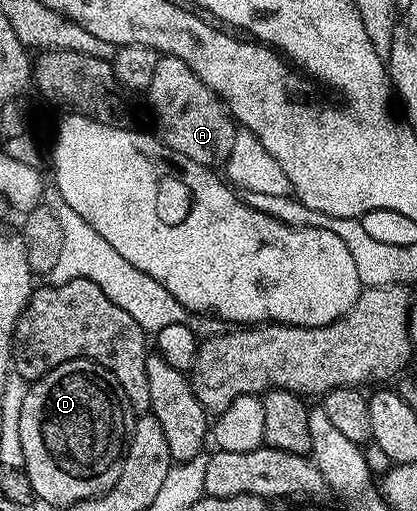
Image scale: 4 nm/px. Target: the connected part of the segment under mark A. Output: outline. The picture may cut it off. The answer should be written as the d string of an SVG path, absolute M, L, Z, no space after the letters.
M161 55L158 66L154 69L154 78L150 78L150 86L146 89L148 104L152 107L152 116L156 119L155 135L170 150L178 154L186 154L194 162L215 169L224 166L230 158L238 125L232 119L224 101L182 62L182 58Z

